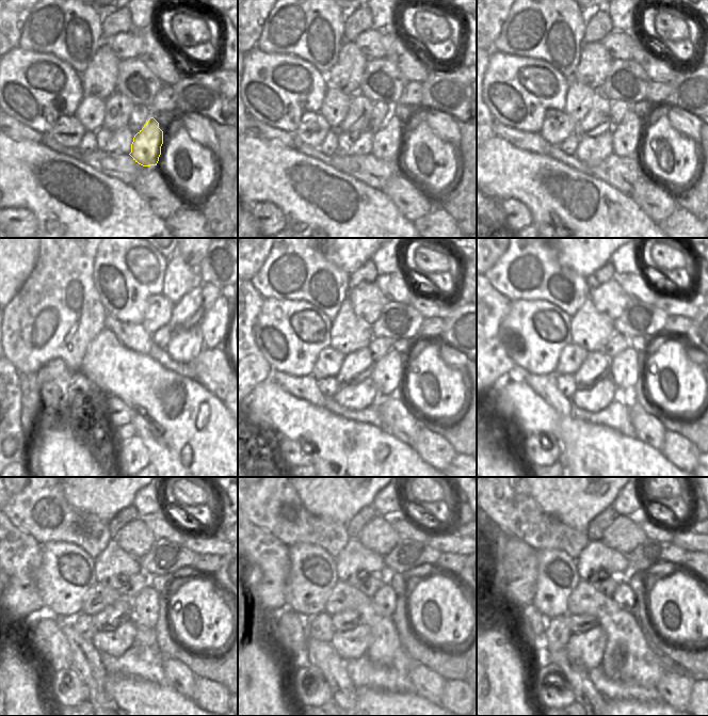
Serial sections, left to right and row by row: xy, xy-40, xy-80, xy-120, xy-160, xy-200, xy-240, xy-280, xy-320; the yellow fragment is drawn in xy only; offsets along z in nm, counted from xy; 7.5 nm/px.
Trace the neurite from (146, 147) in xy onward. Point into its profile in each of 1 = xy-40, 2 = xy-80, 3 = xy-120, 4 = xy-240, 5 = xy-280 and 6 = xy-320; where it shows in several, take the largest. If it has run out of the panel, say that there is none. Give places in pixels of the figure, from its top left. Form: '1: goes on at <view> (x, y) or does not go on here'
1: goes on at xy-40 (387, 142)
2: goes on at xy-80 (627, 134)
3: goes on at xy-120 (149, 374)
4: goes on at xy-240 (145, 606)
5: goes on at xy-280 (384, 599)
6: goes on at xy-320 (624, 597)

